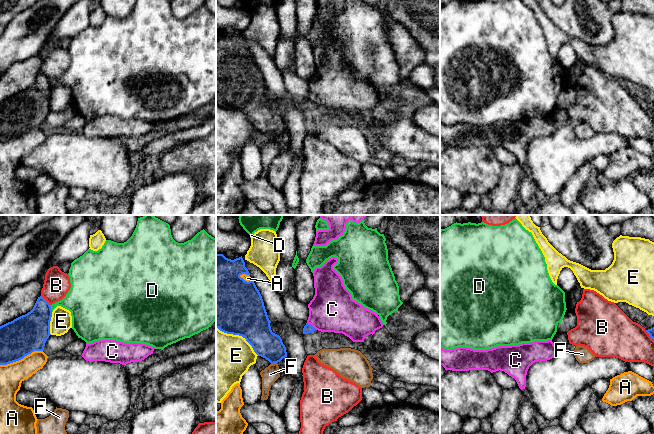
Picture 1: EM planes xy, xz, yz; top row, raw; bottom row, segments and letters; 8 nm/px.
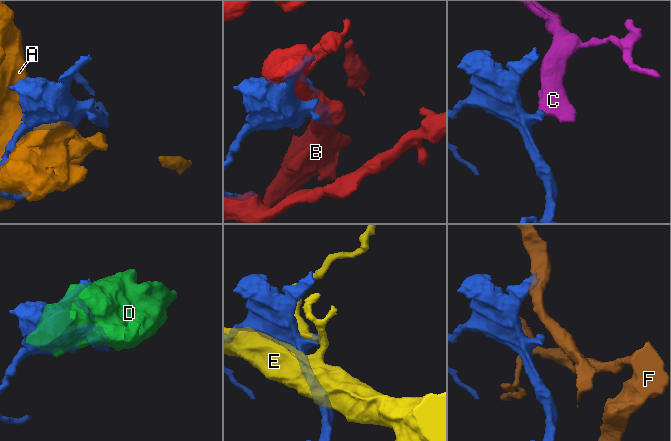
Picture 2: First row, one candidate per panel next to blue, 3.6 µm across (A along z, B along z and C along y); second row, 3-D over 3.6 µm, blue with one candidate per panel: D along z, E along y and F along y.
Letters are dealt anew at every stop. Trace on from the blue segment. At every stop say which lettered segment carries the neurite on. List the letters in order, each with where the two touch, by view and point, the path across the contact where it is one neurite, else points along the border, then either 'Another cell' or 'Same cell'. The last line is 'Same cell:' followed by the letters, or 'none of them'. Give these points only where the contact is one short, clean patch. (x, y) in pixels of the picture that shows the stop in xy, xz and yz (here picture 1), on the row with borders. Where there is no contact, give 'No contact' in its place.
A: Touches blue at xy (21, 358). Another cell
B: Touches blue at xy (45, 300). Another cell
C: Touches blue at xz (311, 325). Boundary: xz (307, 322), (316, 329). Another cell
D: Touches blue at xy (50, 308). Another cell
E: Touches blue at xz (239, 335). Another cell
F: Touches blue at xz (273, 363). Boundary: xz (276, 362), (271, 364). Another cell
Same cell: none of them

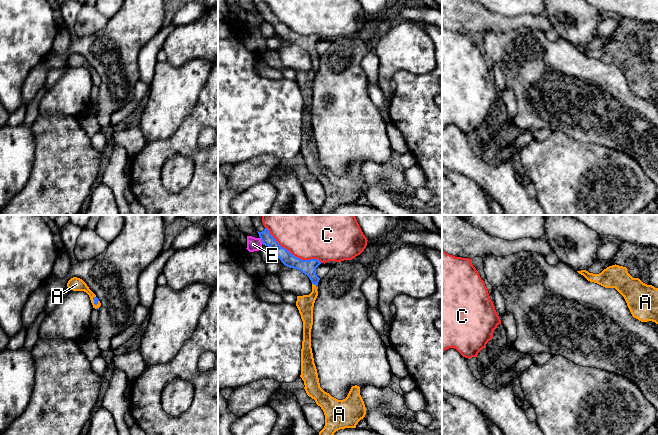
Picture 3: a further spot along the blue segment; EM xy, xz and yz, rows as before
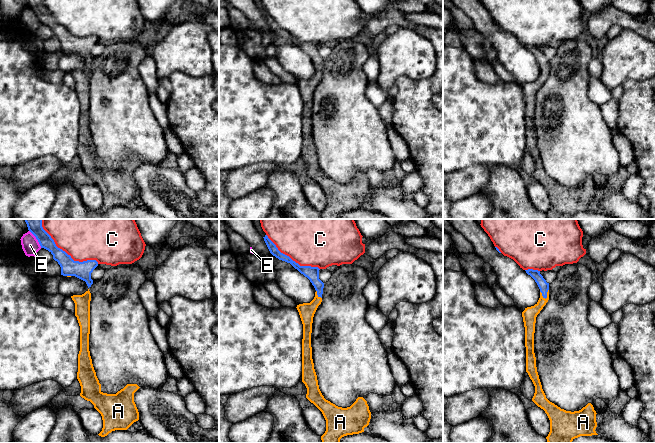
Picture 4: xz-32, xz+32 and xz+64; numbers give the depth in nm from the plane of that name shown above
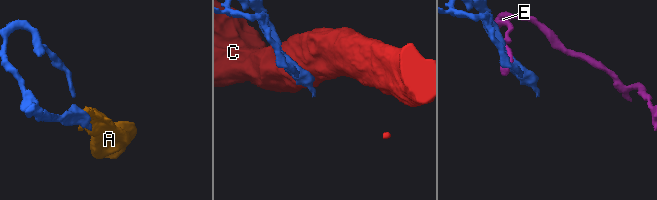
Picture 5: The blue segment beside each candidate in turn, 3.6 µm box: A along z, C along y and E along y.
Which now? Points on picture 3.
A: Touches blue at xz (314, 284). Path across: xz (308, 267), (314, 278), (314, 284), (314, 294), (305, 303). Same cell
C: Touches blue at xz (292, 254). Another cell
E: Touches blue at xz (261, 240). Another cell
Same cell: A

